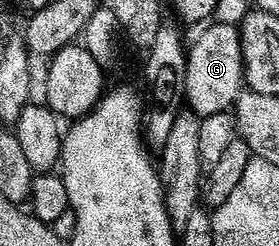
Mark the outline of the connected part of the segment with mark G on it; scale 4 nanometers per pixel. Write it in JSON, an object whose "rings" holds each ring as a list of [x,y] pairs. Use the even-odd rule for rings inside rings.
{"rings":[[[216,23],[198,43],[188,49],[188,53],[184,103],[202,118],[230,111],[245,84],[245,63],[238,26]]]}

